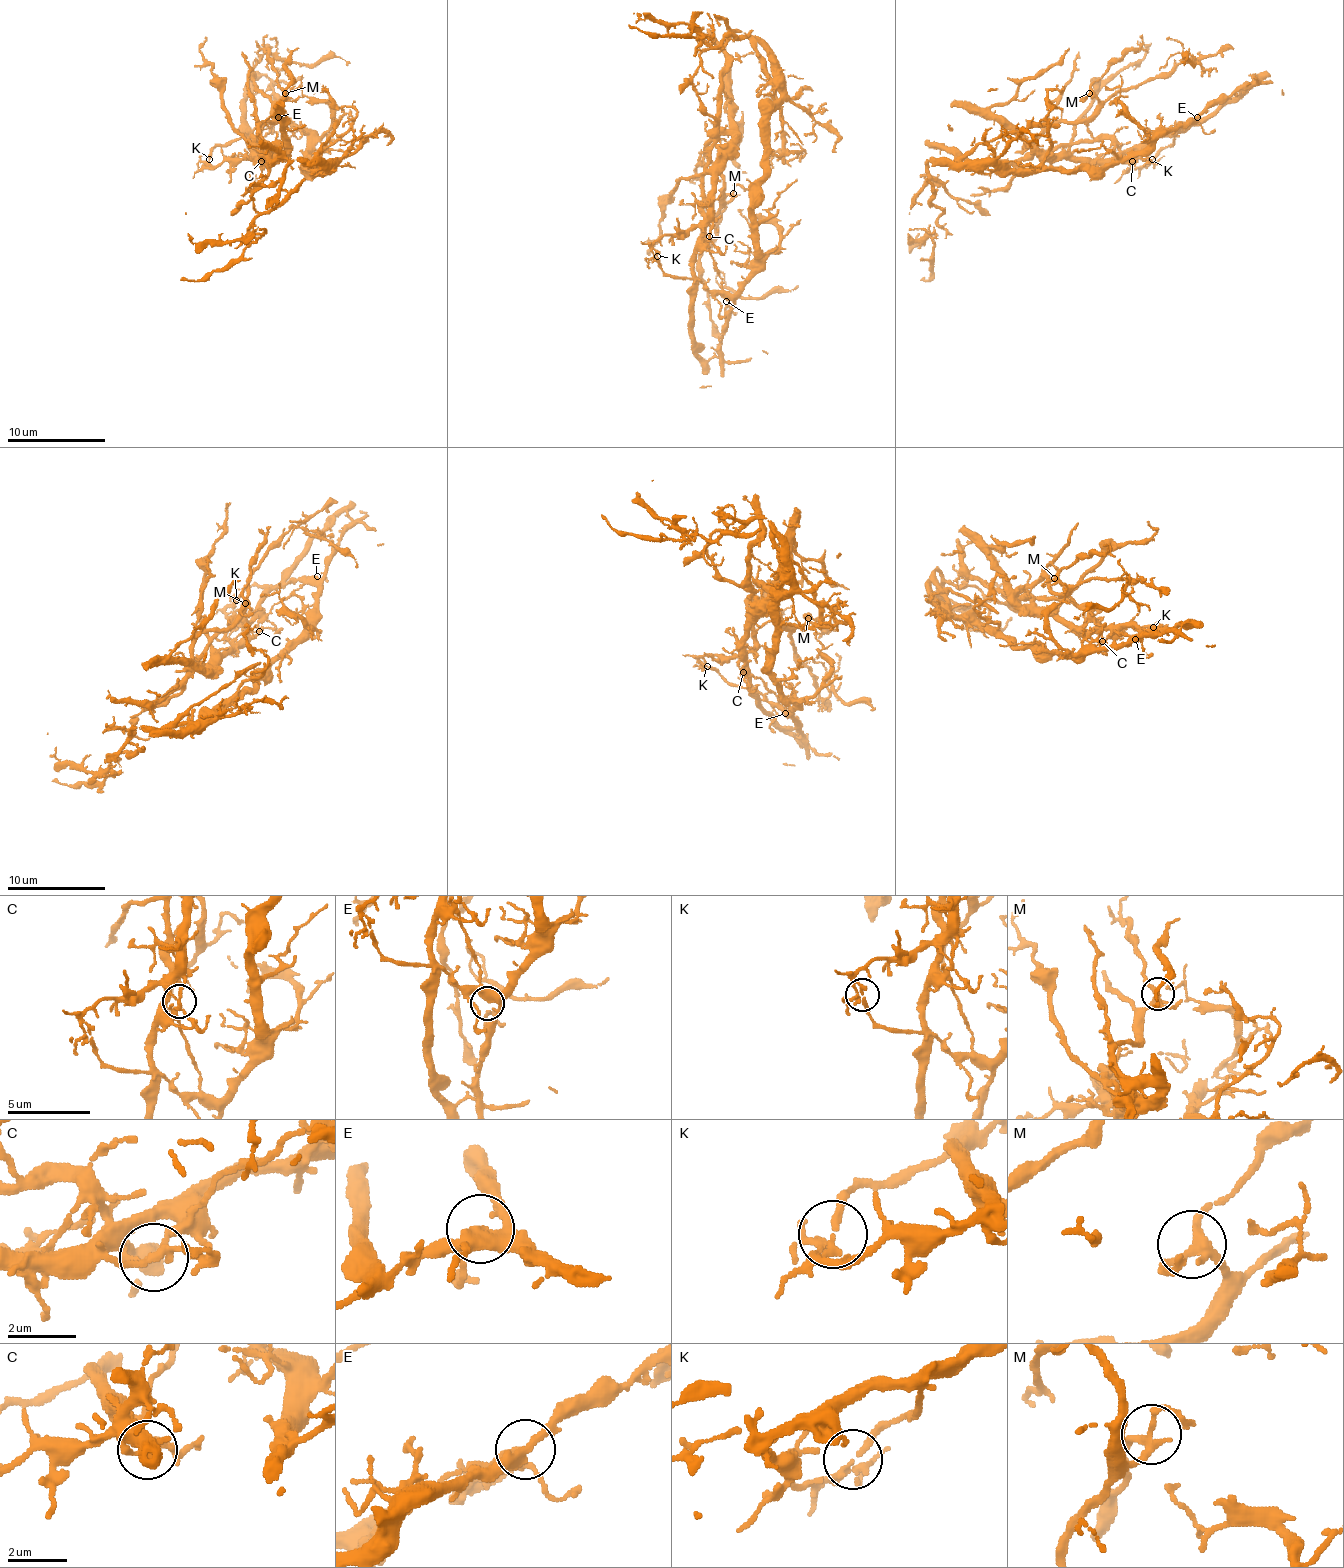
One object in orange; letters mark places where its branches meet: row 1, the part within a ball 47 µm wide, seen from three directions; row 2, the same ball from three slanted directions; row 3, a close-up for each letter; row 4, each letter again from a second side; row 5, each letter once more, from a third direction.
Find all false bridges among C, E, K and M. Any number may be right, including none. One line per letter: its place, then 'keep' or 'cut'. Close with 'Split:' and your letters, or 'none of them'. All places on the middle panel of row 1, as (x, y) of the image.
C: (709, 236) | cut
E: (726, 301) | keep
K: (657, 256) | cut
M: (733, 193) | keep
Split: C, K

